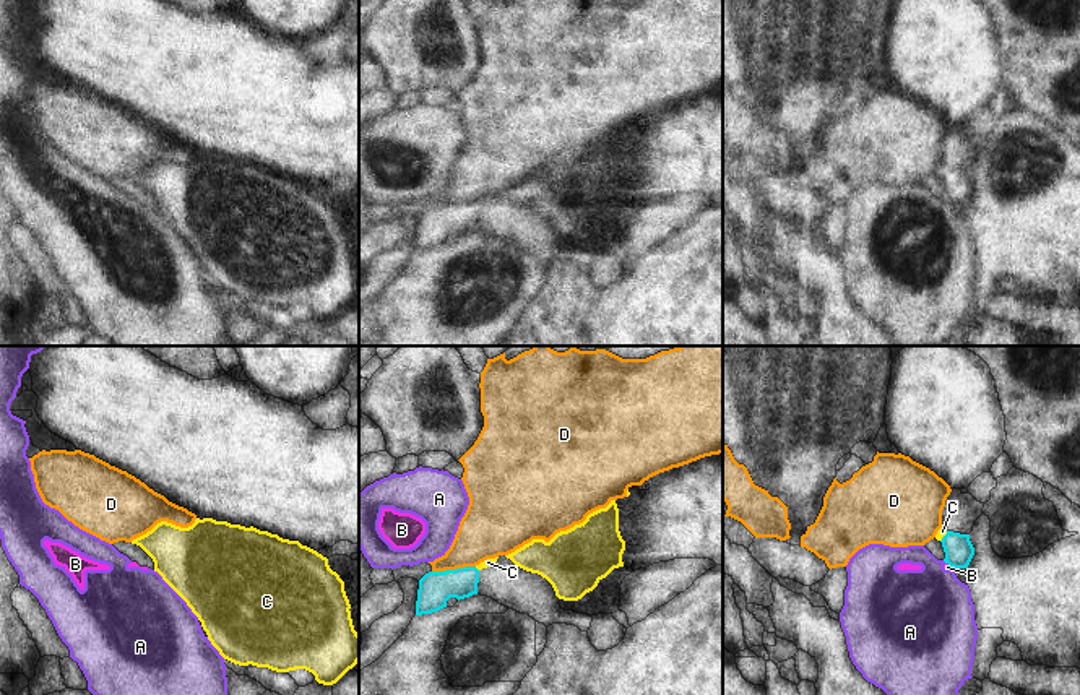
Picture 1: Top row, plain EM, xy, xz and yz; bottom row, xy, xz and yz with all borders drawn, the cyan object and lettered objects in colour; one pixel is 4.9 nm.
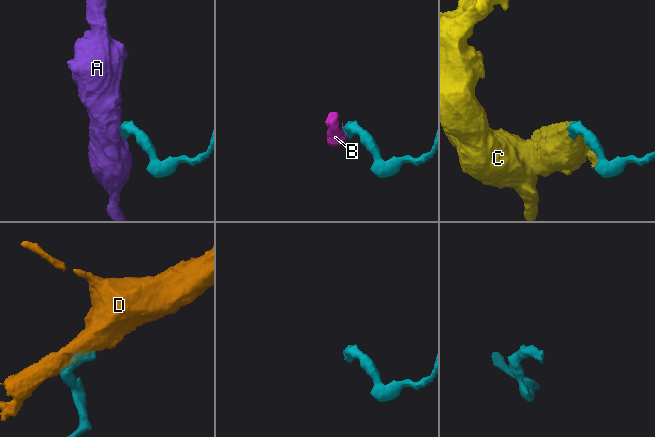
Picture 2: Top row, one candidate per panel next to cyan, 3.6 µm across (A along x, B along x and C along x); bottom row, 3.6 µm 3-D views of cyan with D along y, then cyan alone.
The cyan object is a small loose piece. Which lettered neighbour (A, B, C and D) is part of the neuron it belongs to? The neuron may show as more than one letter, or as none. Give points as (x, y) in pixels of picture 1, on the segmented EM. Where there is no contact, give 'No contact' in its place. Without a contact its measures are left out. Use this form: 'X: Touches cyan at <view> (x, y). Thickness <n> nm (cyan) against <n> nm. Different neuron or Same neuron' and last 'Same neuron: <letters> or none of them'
A: No contact. Different neuron
B: Touches cyan at yz (950, 565). Thickness 140 nm (cyan) against 30 nm. Different neuron
C: Touches cyan at yz (944, 536). Thickness 140 nm (cyan) against 50 nm. Same neuron
D: Touches cyan at xz (453, 570). Thickness 170 nm (cyan) against 280 nm. Different neuron
Same neuron: C.

